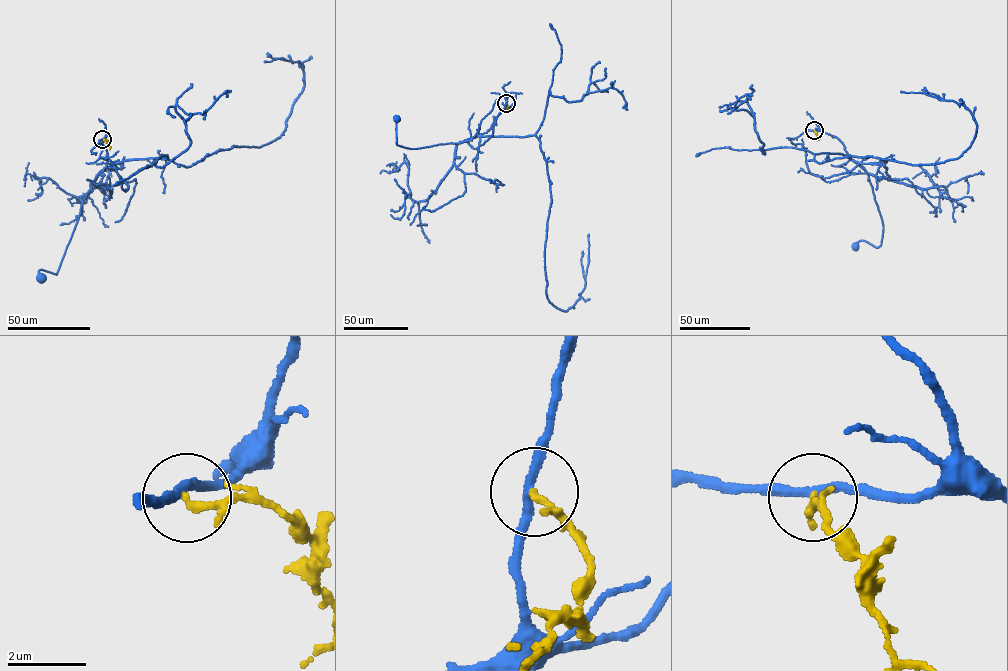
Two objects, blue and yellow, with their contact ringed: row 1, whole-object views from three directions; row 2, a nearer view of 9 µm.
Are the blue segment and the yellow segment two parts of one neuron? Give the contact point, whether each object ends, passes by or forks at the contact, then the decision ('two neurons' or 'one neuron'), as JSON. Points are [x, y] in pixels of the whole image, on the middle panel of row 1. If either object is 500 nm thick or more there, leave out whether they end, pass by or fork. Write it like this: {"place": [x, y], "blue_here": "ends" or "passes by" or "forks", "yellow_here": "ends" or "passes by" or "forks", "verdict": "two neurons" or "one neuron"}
{"place": [506, 103], "blue_here": "passes by", "yellow_here": "ends", "verdict": "two neurons"}

